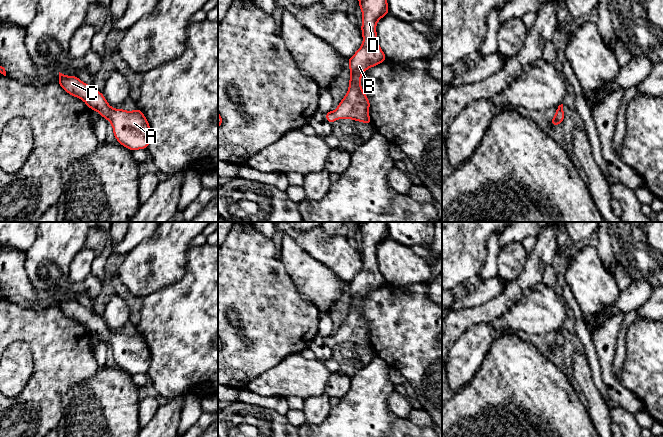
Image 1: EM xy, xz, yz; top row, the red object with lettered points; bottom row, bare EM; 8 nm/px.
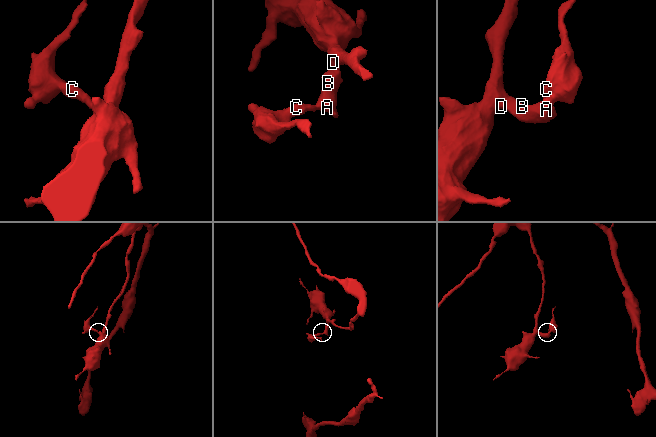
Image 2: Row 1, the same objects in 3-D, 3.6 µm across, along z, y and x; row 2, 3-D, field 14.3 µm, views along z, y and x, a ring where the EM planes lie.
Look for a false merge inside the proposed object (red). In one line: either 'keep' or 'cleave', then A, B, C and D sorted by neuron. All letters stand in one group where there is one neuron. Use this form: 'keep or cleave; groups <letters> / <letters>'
keep; groups A B C D

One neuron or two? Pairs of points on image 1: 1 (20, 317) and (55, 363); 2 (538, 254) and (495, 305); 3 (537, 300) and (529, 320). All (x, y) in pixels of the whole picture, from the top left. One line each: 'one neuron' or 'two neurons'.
1: one neuron
2: one neuron
3: one neuron

